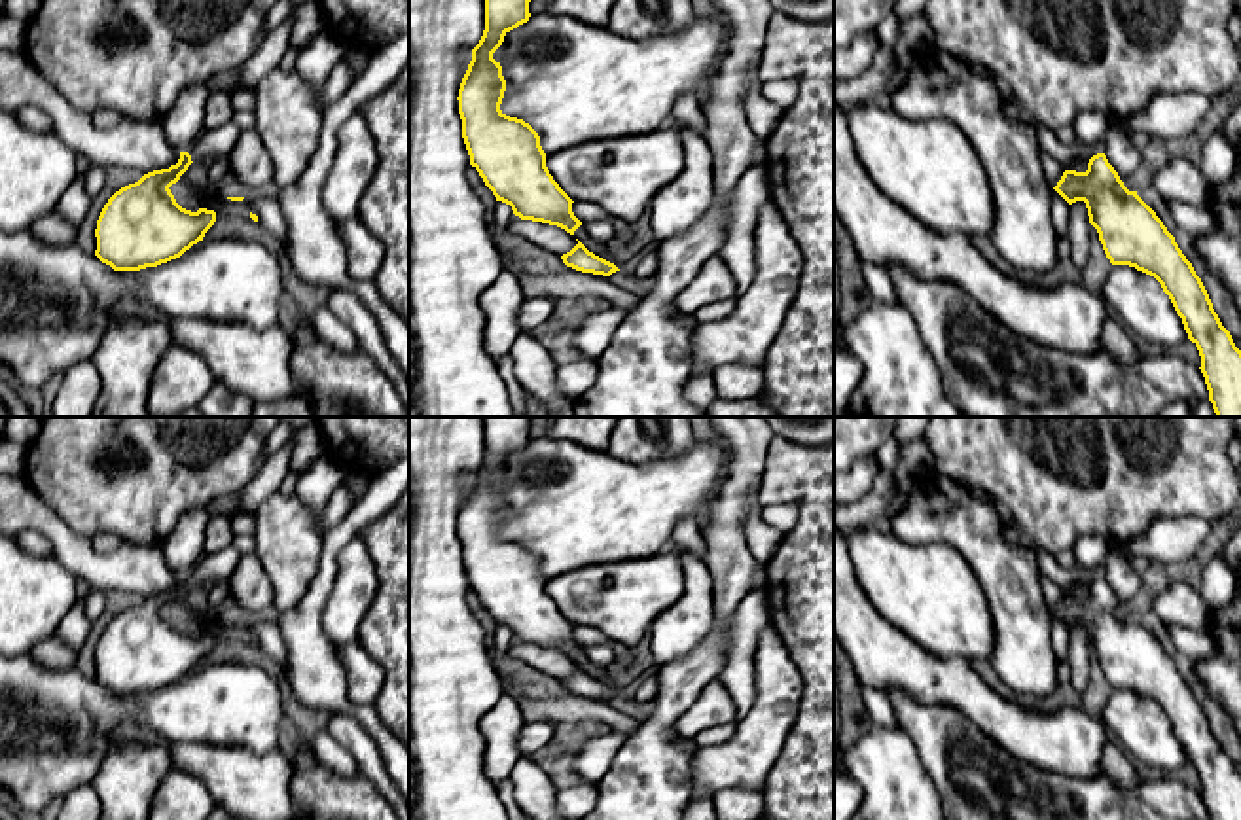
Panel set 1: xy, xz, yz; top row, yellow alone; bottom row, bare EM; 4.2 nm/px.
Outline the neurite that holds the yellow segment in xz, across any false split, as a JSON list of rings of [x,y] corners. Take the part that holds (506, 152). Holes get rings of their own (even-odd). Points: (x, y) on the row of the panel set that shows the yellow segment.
[[[485,0],[485,30],[459,89],[459,114],[470,165],[496,201],[521,220],[557,225],[567,233],[582,225],[572,199],[546,167],[538,133],[523,119],[500,110],[506,80],[493,53],[504,36],[527,23],[531,0]]]

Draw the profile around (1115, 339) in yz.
[[[1106,316],[1103,324],[1099,352],[1106,352],[1120,364],[1137,364],[1142,356],[1127,330],[1114,316]]]

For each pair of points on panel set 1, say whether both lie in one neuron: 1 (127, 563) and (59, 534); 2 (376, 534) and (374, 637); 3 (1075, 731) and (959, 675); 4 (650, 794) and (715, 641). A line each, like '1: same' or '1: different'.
1: same
2: same
3: same
4: same

